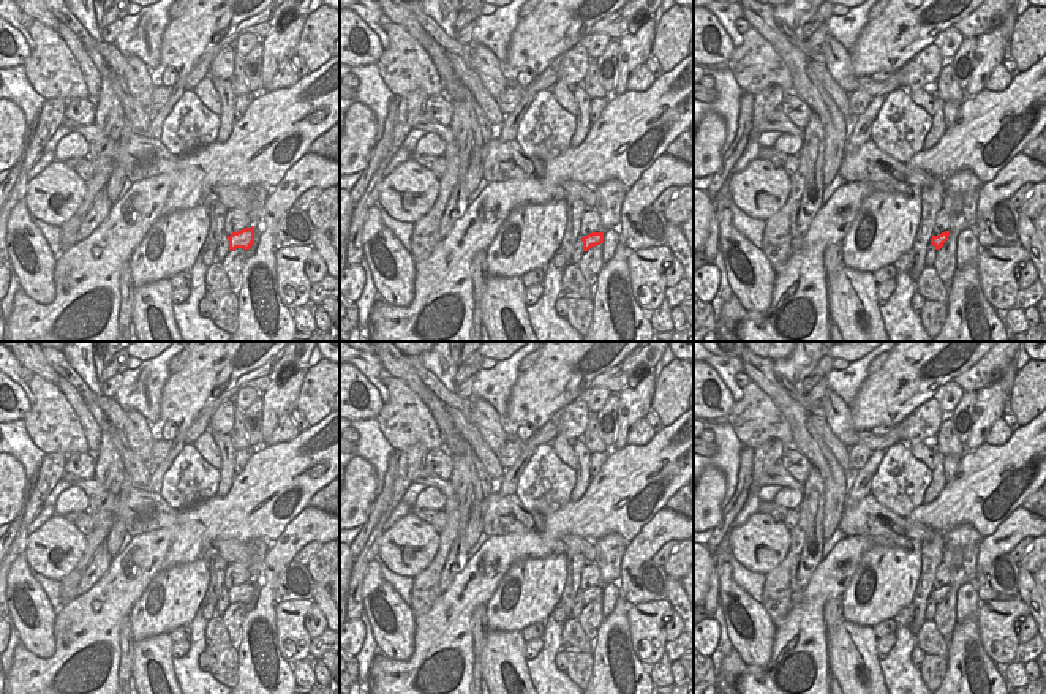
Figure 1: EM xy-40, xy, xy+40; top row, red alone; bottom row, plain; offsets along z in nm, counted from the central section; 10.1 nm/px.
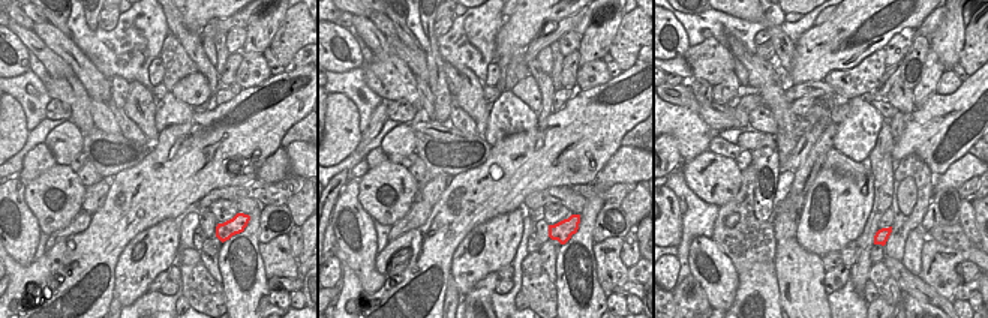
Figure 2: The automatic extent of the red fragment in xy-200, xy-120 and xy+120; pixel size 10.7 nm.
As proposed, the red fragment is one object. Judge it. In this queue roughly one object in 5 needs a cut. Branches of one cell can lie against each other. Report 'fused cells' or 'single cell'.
single cell

